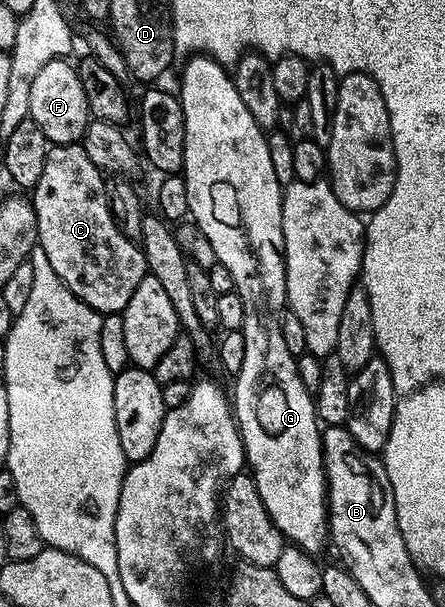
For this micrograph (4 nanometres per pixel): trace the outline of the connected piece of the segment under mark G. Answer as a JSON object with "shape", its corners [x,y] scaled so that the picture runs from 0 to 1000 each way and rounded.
{"shape":[[[438,89],[427,94],[429,99],[411,112],[411,133],[398,143],[398,157],[411,186],[416,188],[416,267],[411,269],[409,292],[425,313],[425,356],[434,367],[447,374],[452,386],[470,392],[479,405],[479,418],[485,430],[524,451],[528,466],[528,483],[542,491],[551,502],[551,530],[542,542],[551,557],[551,596],[542,596],[542,610],[526,621],[528,652],[524,646],[524,684],[530,699],[537,700],[537,720],[546,723],[546,741],[551,746],[551,764],[560,773],[560,781],[573,791],[578,807],[587,814],[587,827],[596,827],[596,837],[613,853],[613,860],[636,876],[638,885],[661,901],[679,903],[692,913],[717,913],[726,903],[726,895],[739,890],[739,852],[735,847],[735,783],[726,773],[726,713],[721,710],[721,694],[710,684],[710,661],[701,647],[690,646],[679,634],[676,623],[670,621],[670,603],[665,586],[649,583],[649,570],[640,570],[640,557],[631,550],[631,522],[640,512],[645,496],[643,474],[643,432],[638,428],[636,386],[634,386],[634,333],[640,315],[638,305],[629,303],[622,287],[613,280],[613,260],[604,257],[604,241],[600,239],[600,224],[582,211],[578,201],[569,198],[569,189],[542,168],[542,157],[533,152],[533,142],[521,132],[521,120],[503,107],[476,99],[463,89]]]}

